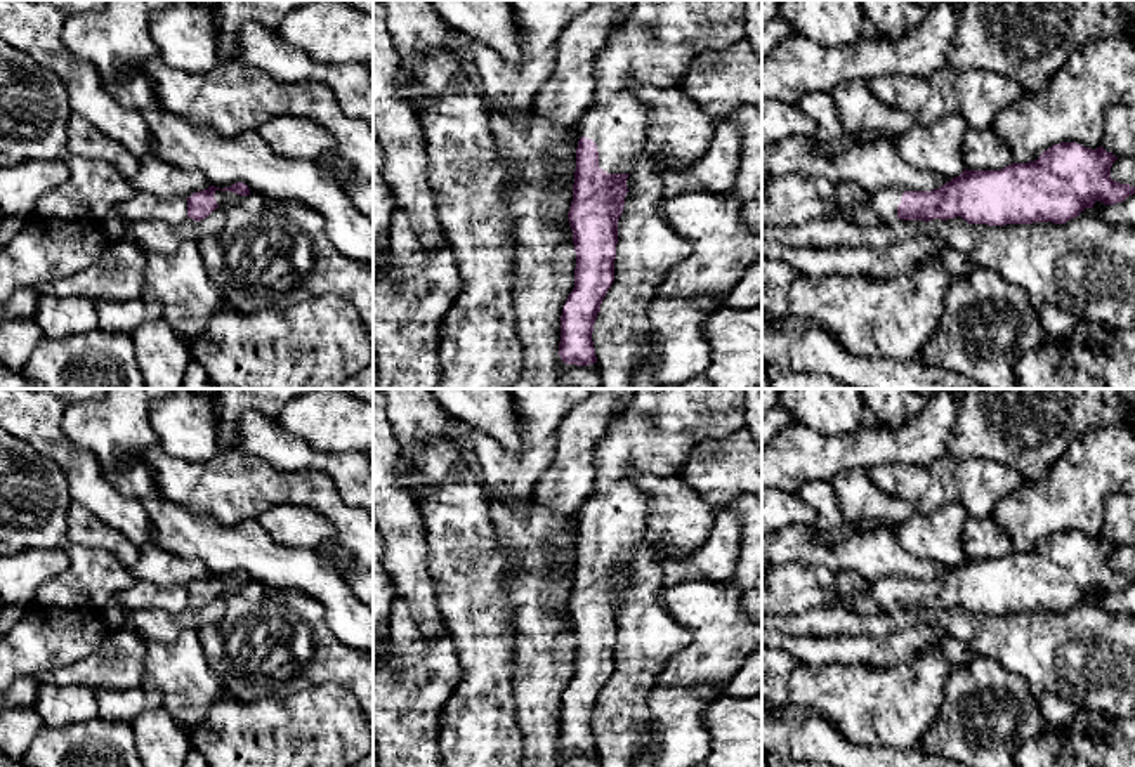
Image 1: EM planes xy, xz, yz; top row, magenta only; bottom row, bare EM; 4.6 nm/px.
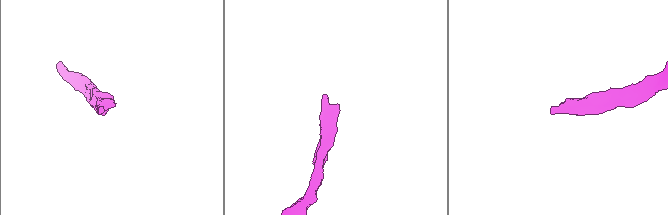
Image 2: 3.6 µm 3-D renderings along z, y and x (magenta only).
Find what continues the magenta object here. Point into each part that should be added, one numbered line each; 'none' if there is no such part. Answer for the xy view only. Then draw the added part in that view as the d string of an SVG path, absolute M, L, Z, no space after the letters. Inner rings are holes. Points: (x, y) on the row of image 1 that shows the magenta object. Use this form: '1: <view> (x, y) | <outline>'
1: xy (224, 198) | M217 189L213 196L215 196L219 208L226 208L226 206L238 203L239 200L245 198L241 194L236 194L236 193L231 193L231 191L220 191L220 189Z

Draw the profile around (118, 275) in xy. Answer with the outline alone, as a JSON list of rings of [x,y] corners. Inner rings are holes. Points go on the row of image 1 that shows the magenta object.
[[[135,241],[109,243],[87,269],[59,281],[38,285],[35,292],[59,298],[85,297],[92,302],[121,302],[144,297],[148,252]]]

